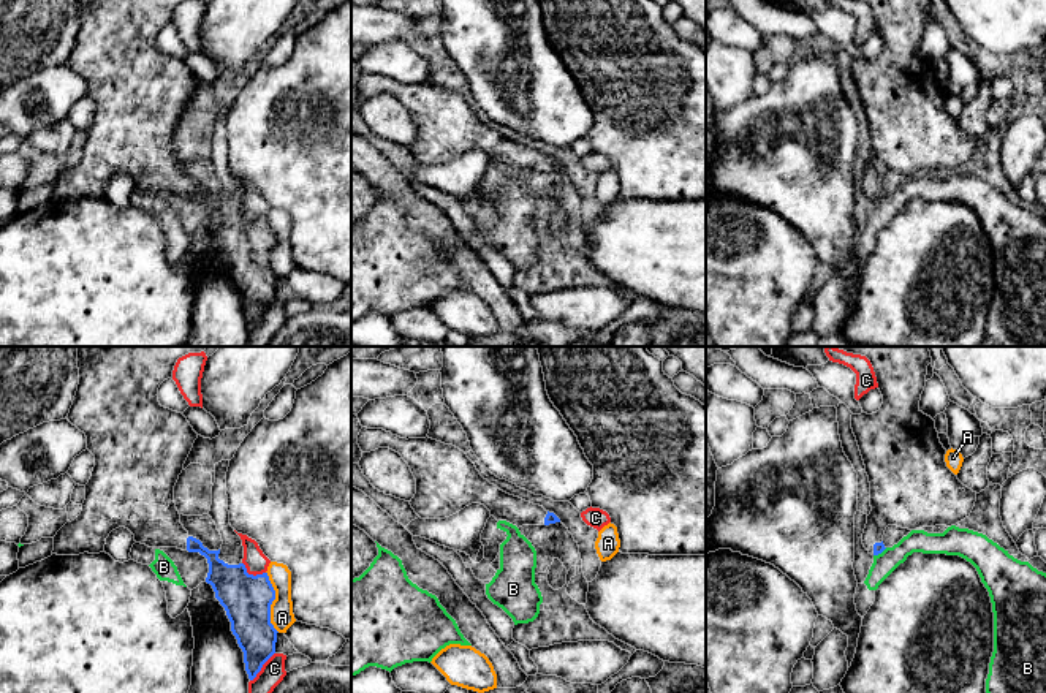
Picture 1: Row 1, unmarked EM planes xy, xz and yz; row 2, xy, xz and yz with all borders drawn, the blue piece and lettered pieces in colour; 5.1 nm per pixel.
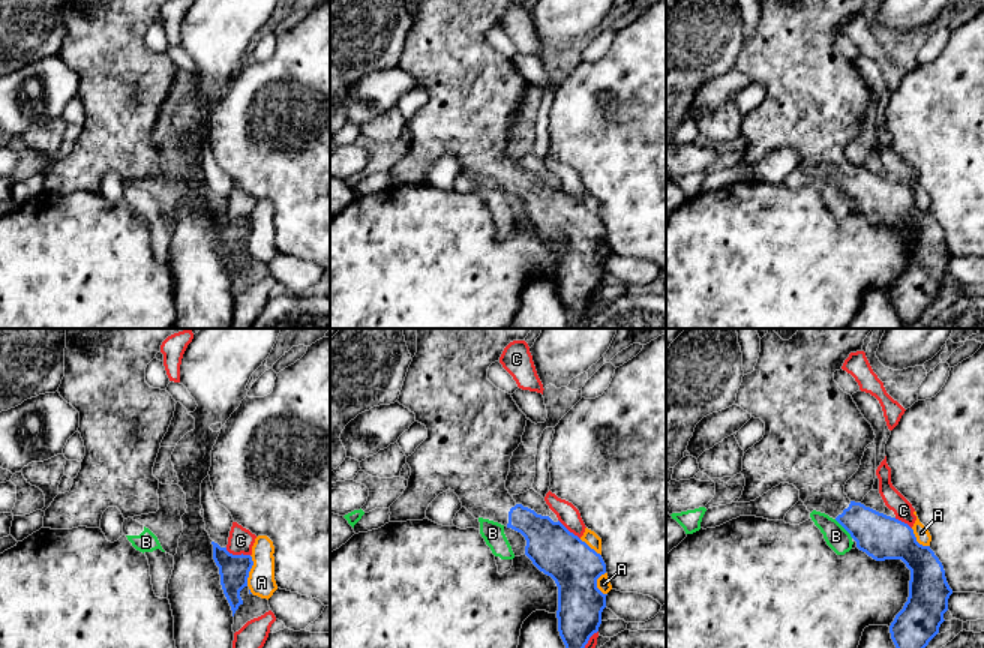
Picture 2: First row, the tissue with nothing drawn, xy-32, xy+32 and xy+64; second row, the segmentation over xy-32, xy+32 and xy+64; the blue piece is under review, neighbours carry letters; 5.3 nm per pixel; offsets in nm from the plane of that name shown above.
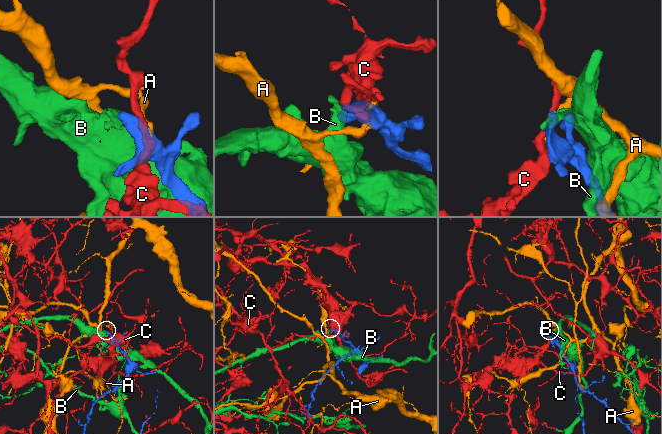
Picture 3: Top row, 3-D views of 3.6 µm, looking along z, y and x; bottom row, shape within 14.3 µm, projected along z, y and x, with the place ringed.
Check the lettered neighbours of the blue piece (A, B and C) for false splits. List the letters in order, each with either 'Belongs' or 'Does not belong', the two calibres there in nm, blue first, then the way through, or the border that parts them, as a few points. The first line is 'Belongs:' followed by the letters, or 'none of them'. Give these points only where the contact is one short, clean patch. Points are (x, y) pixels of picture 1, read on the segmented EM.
Belongs: none of them
A: Does not belong. Thickness 240 nm (blue) against 120 nm
B: Does not belong. Thickness 60 nm (blue) against 110 nm. Boundary: yz (886, 548), (874, 556)
C: Does not belong. Thickness 200 nm (blue) against 120 nm

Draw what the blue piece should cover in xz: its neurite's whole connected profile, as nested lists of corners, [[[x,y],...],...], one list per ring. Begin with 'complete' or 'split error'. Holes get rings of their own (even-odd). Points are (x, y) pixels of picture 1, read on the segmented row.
split error; [[[362,427],[358,435],[362,453],[389,448],[408,464],[416,494],[410,505],[421,519],[445,519],[472,503],[481,503],[497,521],[522,525],[549,525],[560,519],[540,505],[500,490],[484,479],[464,451],[426,438],[400,438],[383,429]]]

